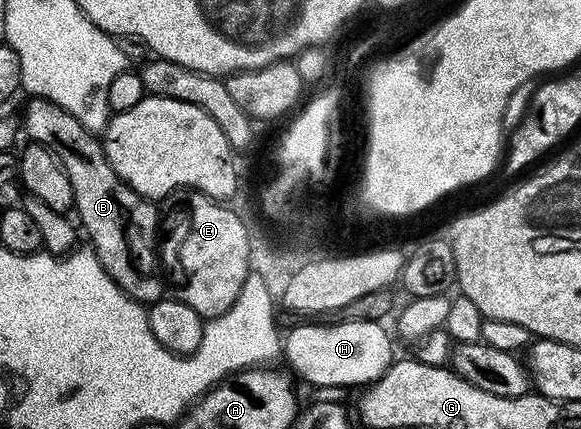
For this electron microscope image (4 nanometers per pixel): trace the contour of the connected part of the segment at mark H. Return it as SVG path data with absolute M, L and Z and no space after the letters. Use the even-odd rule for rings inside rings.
M345 321L335 325L300 323L296 329L286 330L281 341L281 353L291 364L292 374L300 373L308 386L344 385L366 387L376 381L391 365L391 337L377 321Z

